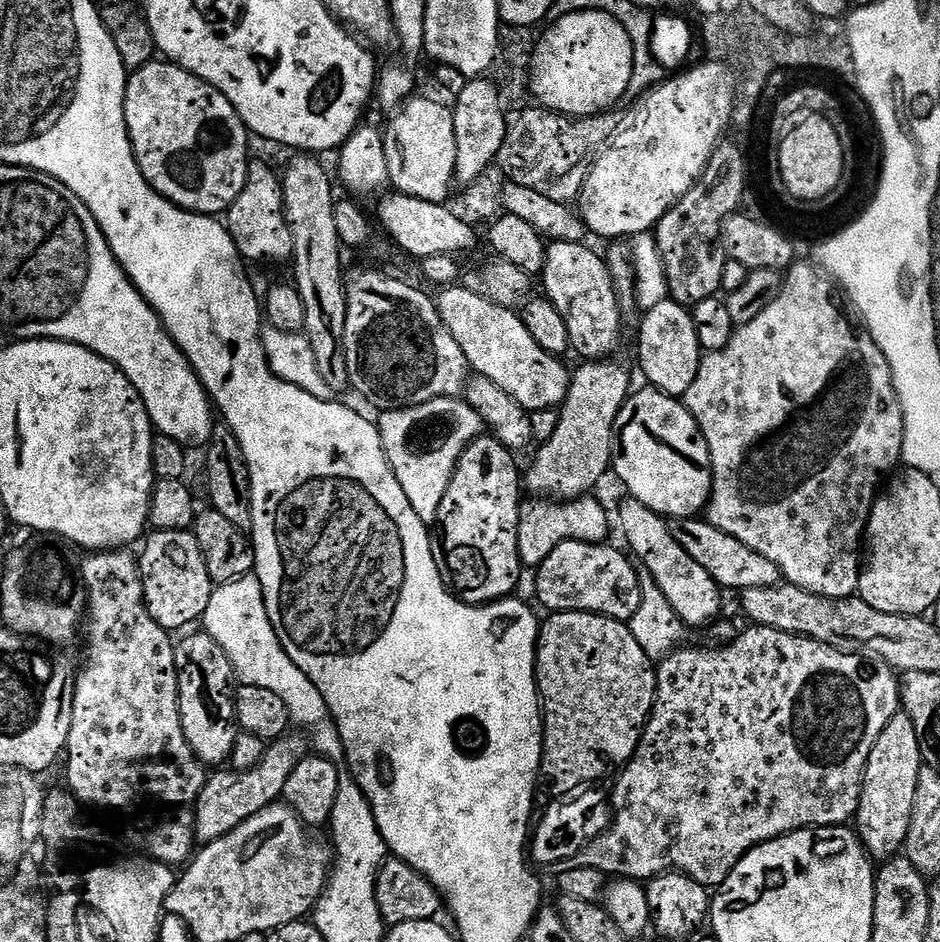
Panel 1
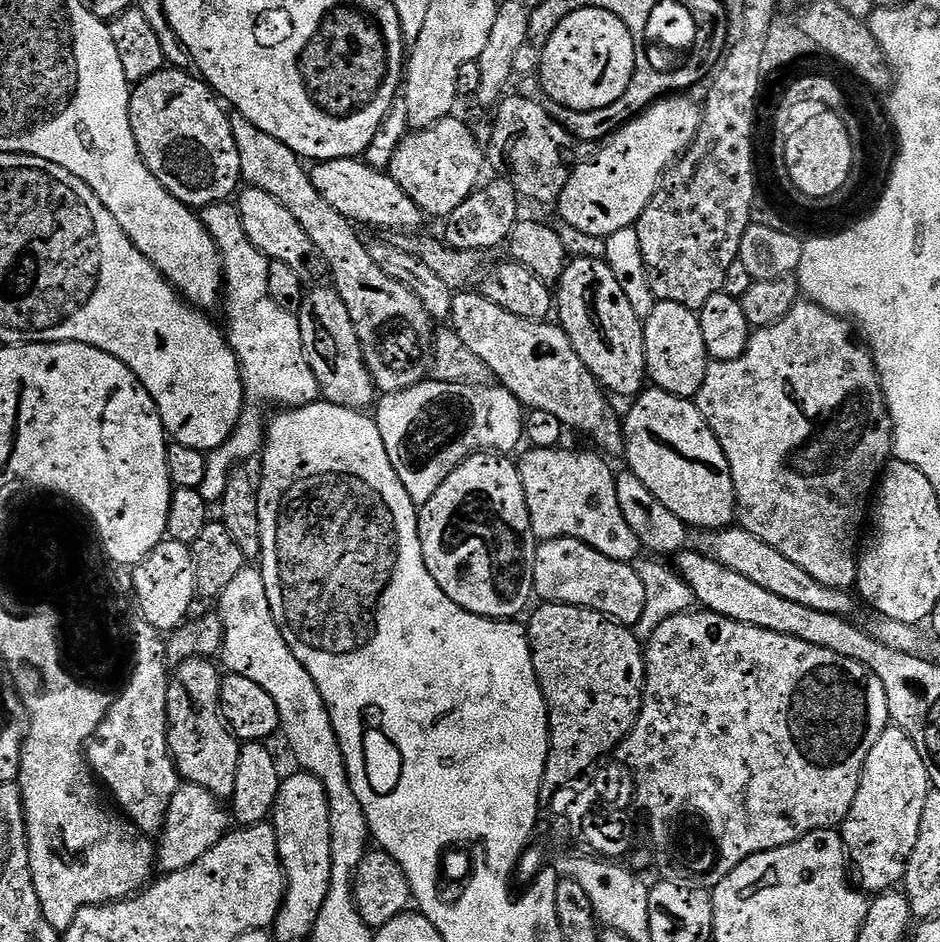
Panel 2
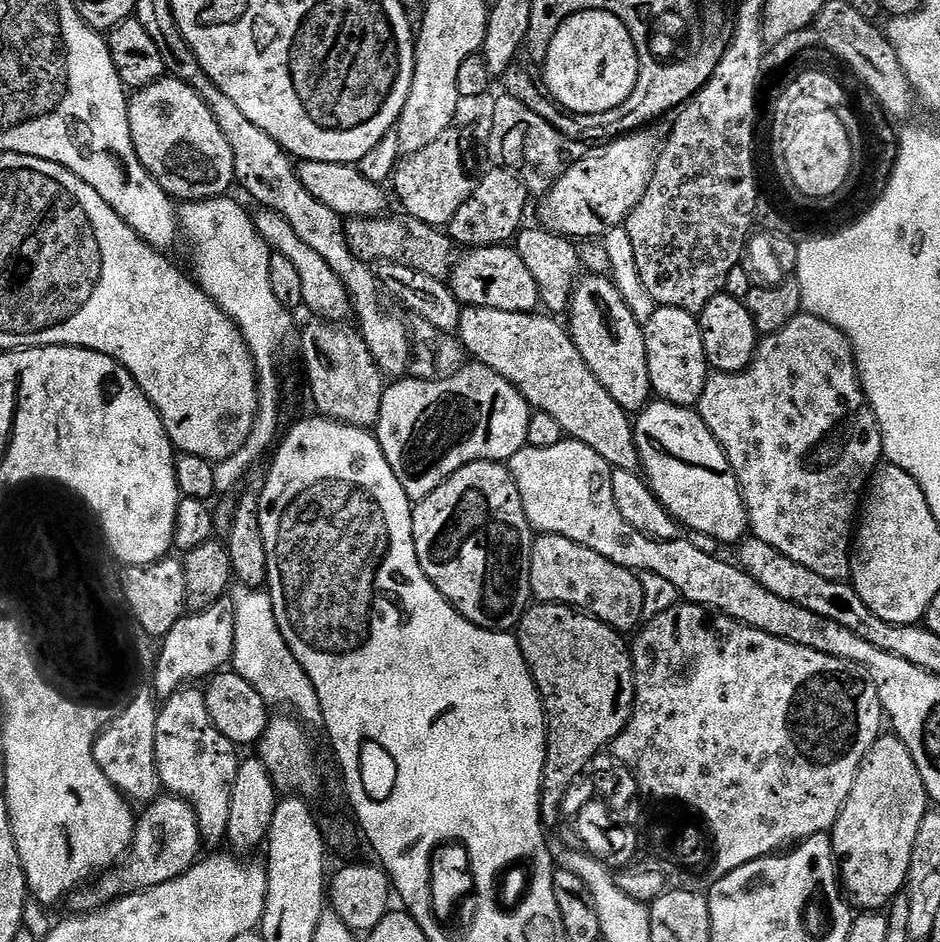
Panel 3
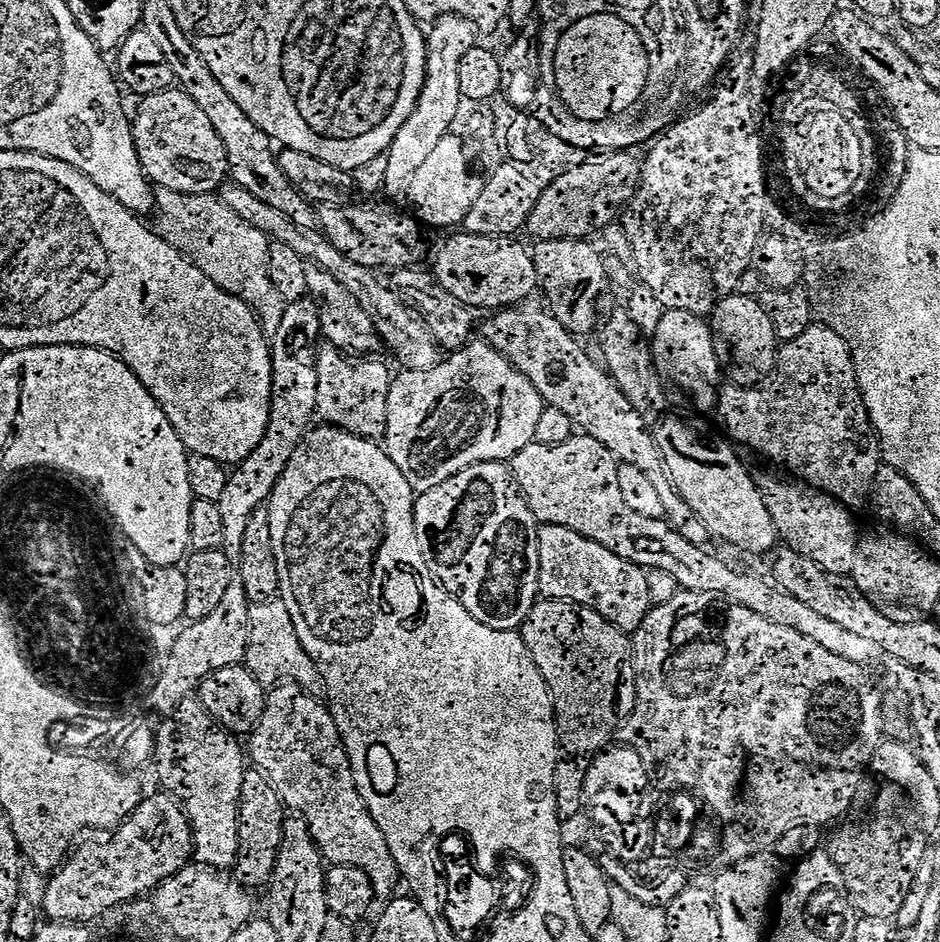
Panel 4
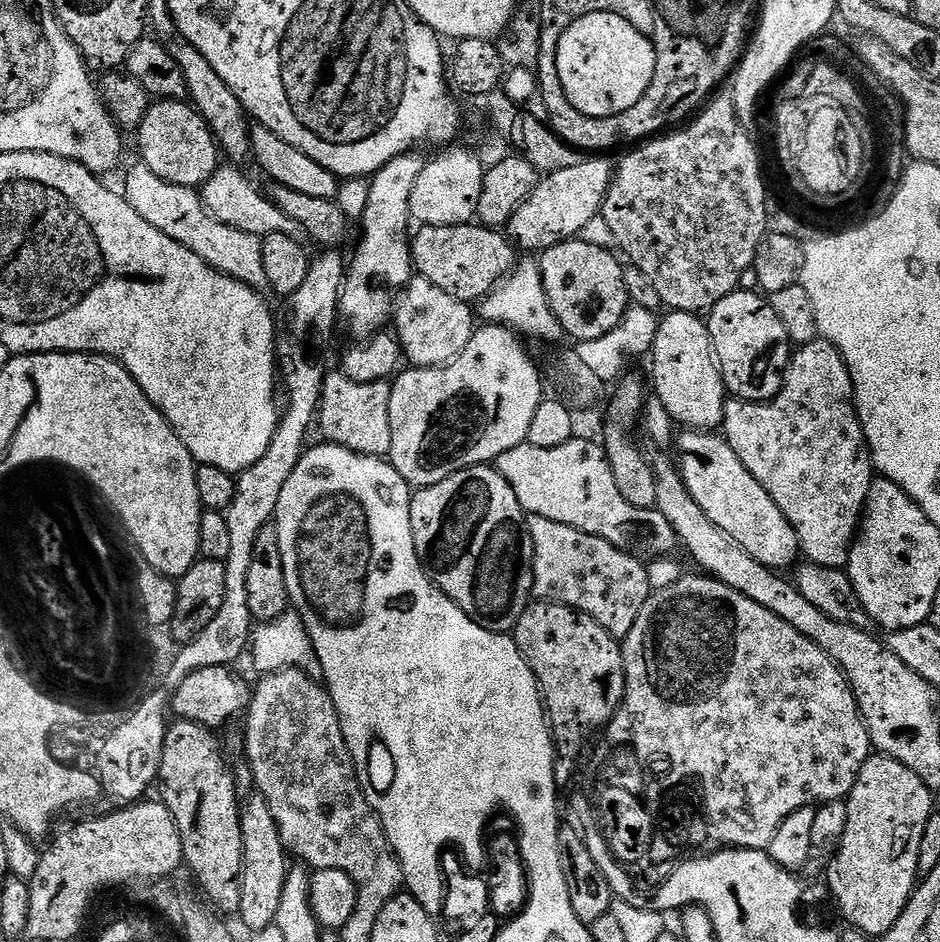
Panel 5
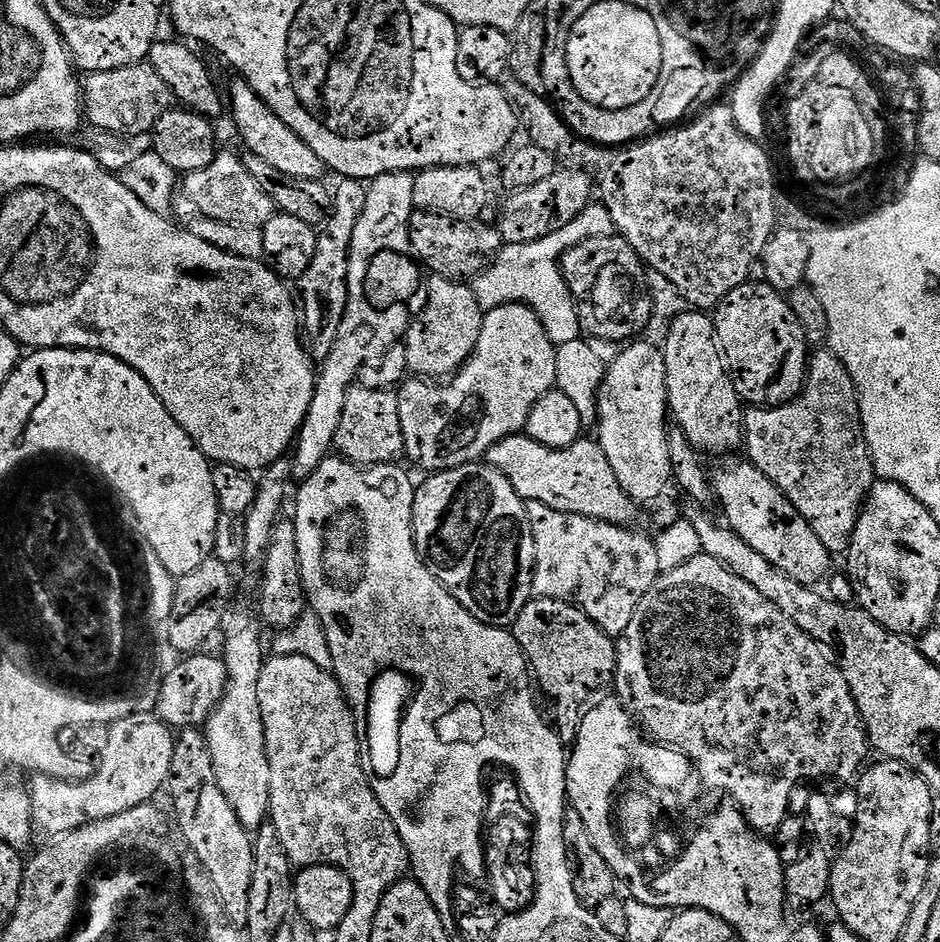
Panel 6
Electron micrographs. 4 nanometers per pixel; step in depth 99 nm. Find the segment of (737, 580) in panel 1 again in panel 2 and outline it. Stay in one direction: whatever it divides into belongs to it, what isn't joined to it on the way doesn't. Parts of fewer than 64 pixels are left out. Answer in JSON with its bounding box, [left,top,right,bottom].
[698,526,852,617]

